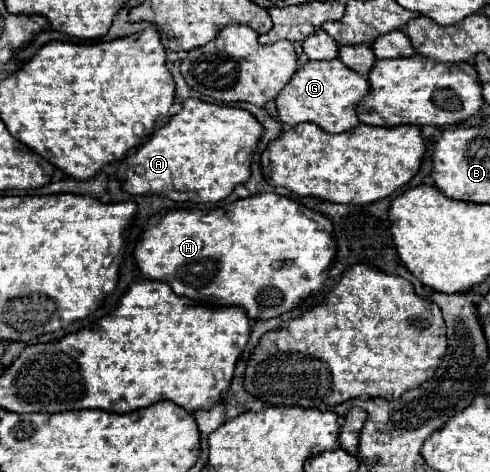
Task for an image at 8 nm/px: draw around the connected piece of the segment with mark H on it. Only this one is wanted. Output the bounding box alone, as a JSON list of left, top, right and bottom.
[135,192,337,320]

